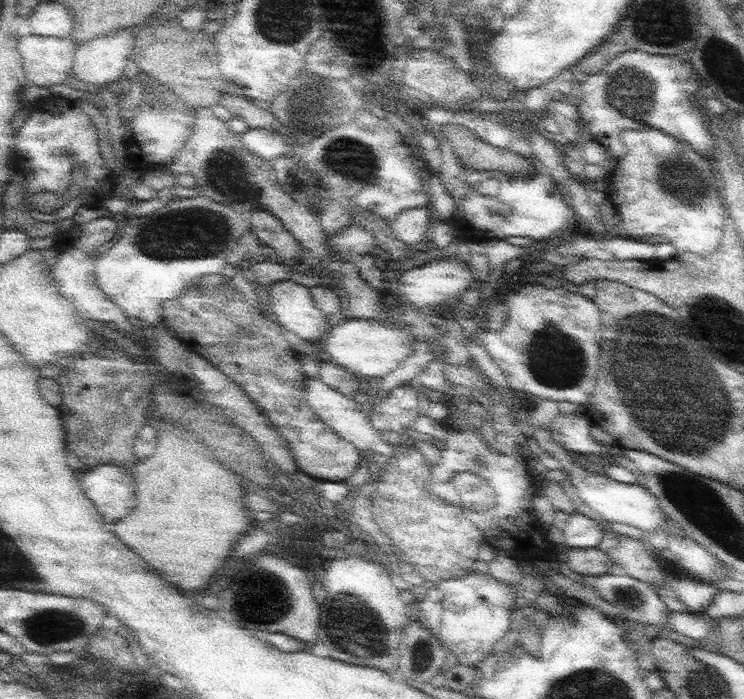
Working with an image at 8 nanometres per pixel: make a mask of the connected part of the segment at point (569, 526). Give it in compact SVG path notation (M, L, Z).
M578 512L568 518L562 529L564 543L572 548L596 547L602 542L602 538L606 537L604 532L608 532L602 523Z

